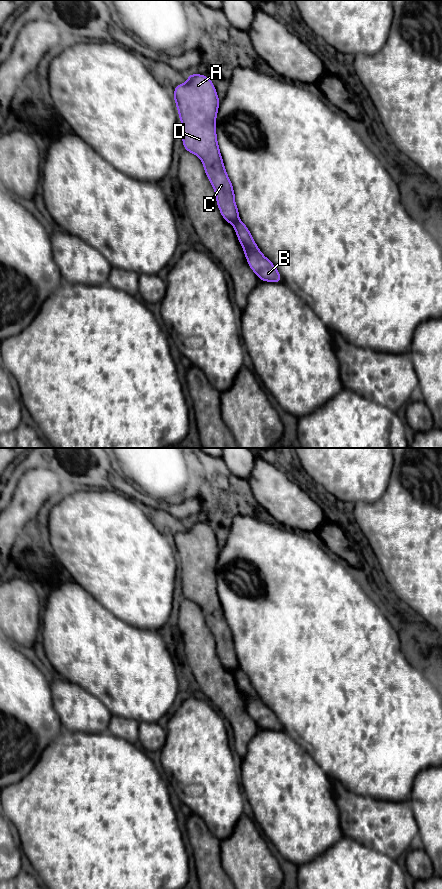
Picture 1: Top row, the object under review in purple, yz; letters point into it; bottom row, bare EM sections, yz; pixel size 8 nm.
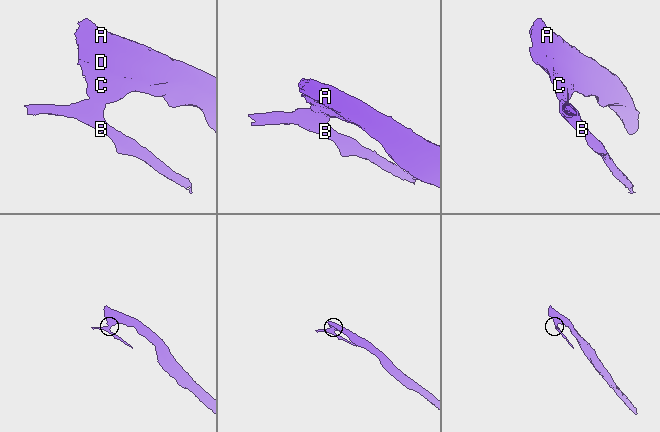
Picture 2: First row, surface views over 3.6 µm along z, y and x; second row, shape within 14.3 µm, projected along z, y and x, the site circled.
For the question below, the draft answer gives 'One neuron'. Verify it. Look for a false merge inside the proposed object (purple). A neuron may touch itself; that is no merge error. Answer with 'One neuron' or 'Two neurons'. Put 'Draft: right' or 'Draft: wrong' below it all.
Two neurons
Draft: wrong

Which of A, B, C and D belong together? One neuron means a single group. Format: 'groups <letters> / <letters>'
groups A C D / B

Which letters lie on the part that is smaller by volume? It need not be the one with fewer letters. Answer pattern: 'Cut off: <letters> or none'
Cut off: B

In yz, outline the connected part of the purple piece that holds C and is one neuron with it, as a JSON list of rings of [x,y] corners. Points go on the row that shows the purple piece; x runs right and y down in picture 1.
[[[188,74],[188,80],[176,85],[174,100],[182,123],[182,142],[186,151],[198,156],[216,194],[219,211],[228,223],[239,220],[239,210],[235,203],[235,193],[231,180],[227,175],[224,162],[220,154],[216,134],[216,118],[219,109],[219,97],[211,79],[202,74]]]

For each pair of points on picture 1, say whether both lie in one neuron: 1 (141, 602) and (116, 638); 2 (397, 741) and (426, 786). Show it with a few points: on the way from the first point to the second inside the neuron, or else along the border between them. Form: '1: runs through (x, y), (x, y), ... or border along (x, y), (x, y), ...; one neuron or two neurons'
1: border along (107, 609), (122, 620), (136, 627), (149, 630); two neurons
2: border along (431, 766), (418, 773), (410, 794); two neurons

